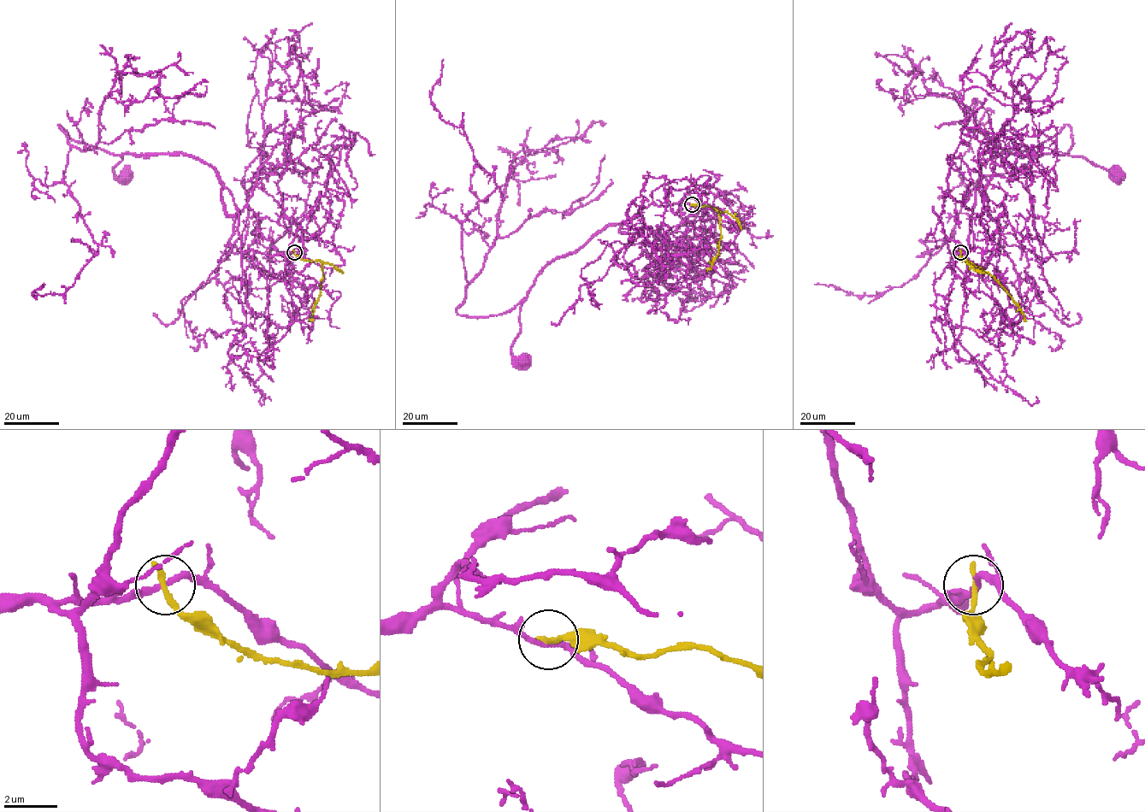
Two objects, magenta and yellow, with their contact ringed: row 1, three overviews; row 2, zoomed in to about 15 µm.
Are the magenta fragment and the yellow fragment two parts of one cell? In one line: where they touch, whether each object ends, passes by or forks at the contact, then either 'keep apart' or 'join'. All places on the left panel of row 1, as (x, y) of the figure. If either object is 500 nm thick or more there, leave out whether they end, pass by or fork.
at (294, 252); magenta passes by; yellow ends there; keep apart

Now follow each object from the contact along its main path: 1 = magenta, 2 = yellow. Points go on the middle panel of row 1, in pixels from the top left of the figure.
1: (692, 205), (651, 202), (548, 263), (519, 314), (511, 350), (524, 362)
2: (692, 205), (709, 205), (720, 215), (719, 249), (707, 271)

